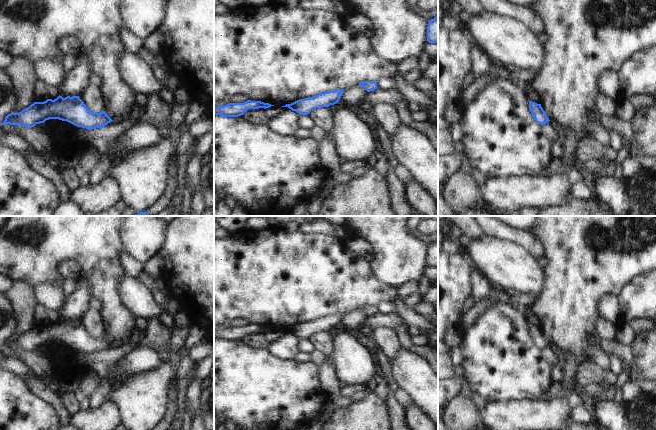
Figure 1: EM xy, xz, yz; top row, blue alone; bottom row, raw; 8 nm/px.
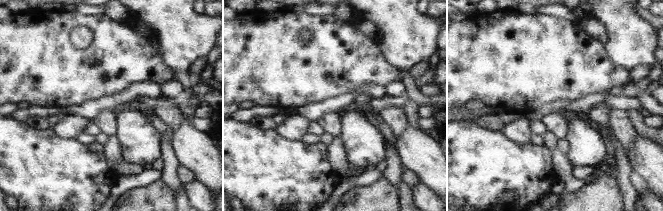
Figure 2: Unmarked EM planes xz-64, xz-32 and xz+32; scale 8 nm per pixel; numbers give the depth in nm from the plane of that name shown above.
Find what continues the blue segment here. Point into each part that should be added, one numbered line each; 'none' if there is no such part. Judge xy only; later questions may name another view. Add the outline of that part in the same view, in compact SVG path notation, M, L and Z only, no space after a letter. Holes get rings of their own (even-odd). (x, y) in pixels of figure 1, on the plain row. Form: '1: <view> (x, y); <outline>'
none

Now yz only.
none

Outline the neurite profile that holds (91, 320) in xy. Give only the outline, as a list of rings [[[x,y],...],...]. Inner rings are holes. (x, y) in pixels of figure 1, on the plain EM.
[[[88,307],[79,318],[80,323],[87,330],[88,334],[93,337],[105,335],[105,328],[99,311]]]

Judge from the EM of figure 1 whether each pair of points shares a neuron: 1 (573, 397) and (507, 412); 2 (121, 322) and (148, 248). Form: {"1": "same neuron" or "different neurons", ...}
{"1": "different neurons", "2": "different neurons"}

